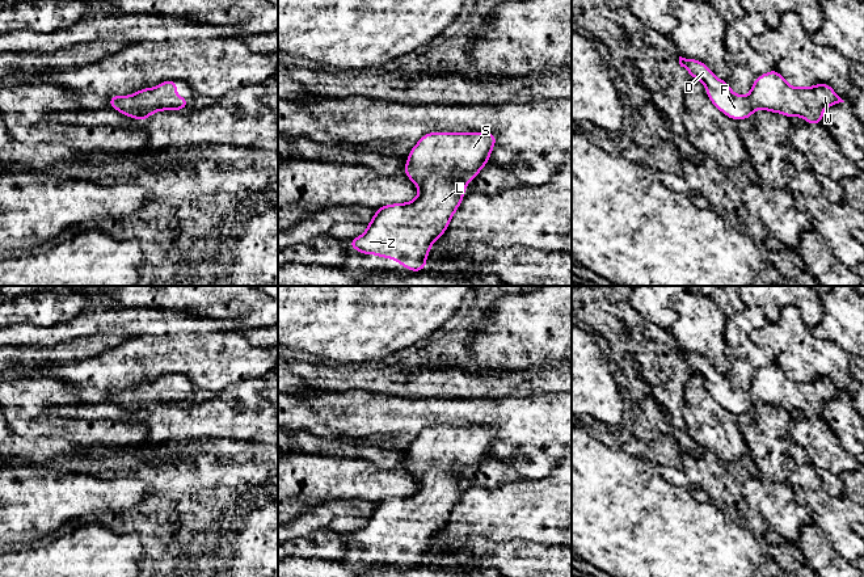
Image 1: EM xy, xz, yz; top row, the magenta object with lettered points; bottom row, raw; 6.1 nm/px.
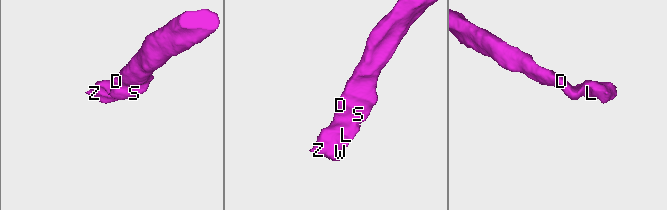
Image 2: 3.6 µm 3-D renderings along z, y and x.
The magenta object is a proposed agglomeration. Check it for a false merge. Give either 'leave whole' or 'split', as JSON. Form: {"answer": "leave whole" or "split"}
{"answer": "leave whole"}

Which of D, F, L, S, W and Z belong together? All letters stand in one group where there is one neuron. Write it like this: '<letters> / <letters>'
D F L S W Z

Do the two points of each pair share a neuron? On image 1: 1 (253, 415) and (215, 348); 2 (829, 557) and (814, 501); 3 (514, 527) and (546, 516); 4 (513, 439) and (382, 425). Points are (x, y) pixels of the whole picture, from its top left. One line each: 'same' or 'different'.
1: different
2: different
3: same
4: same

